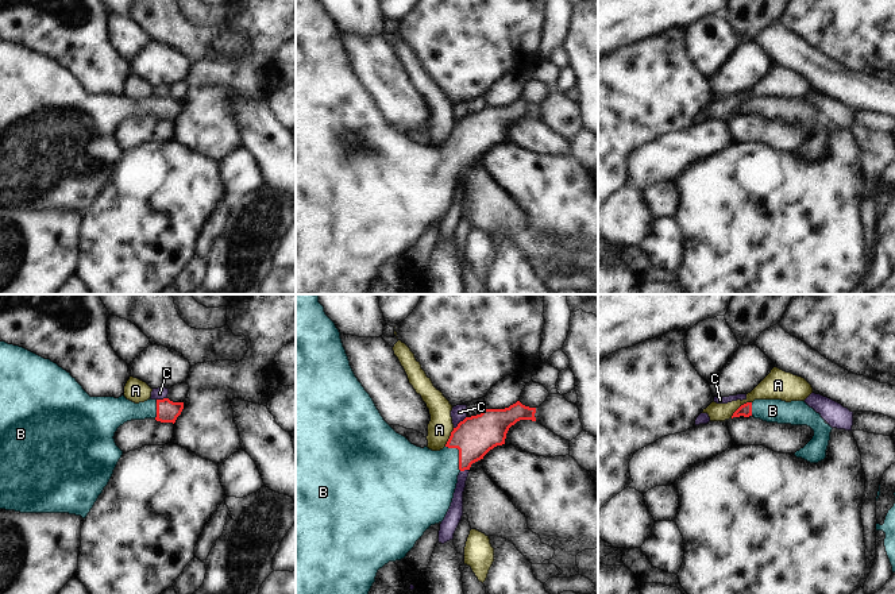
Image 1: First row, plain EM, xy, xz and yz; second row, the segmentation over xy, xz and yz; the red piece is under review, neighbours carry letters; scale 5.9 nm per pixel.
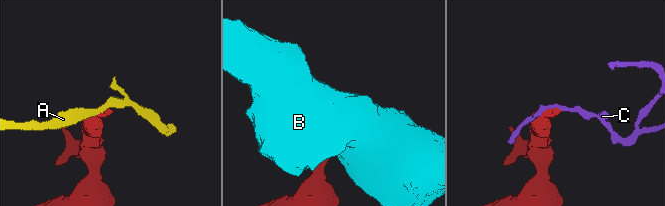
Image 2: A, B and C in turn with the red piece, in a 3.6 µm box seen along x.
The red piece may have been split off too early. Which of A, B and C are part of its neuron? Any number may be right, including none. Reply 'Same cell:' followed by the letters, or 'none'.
Same cell: B

